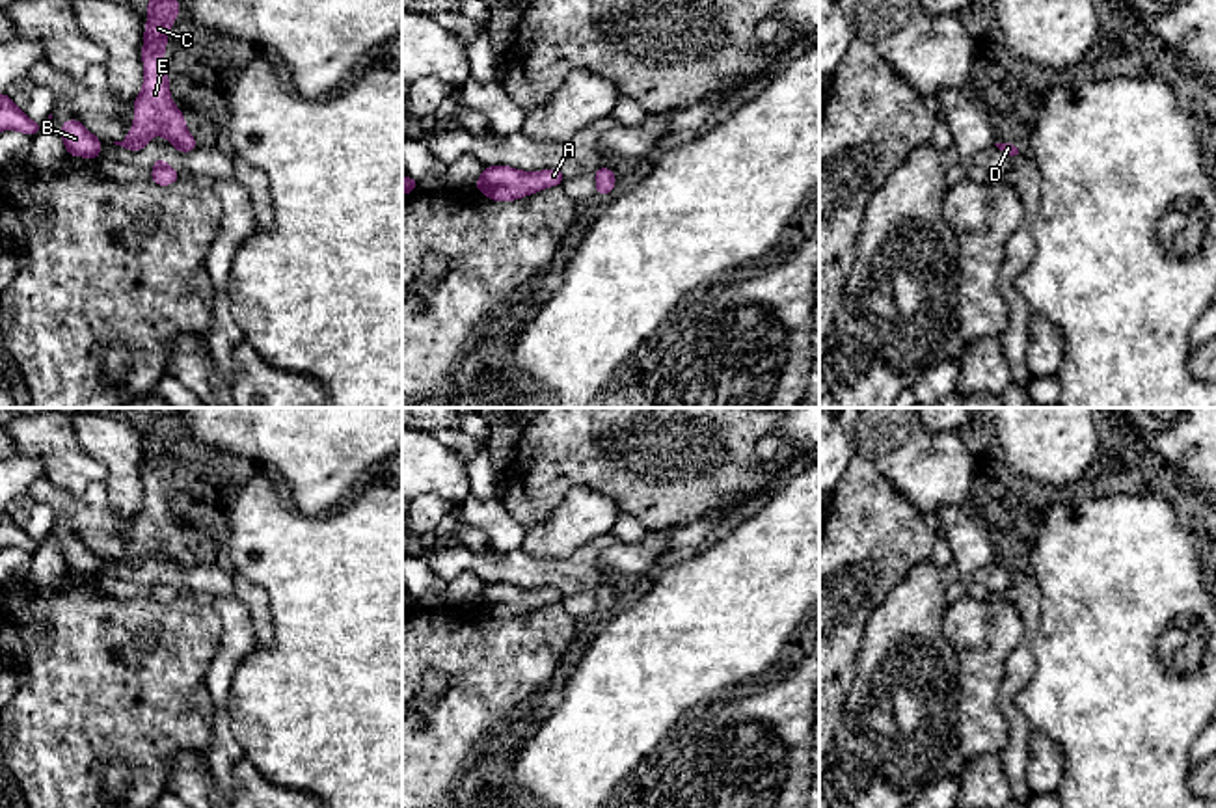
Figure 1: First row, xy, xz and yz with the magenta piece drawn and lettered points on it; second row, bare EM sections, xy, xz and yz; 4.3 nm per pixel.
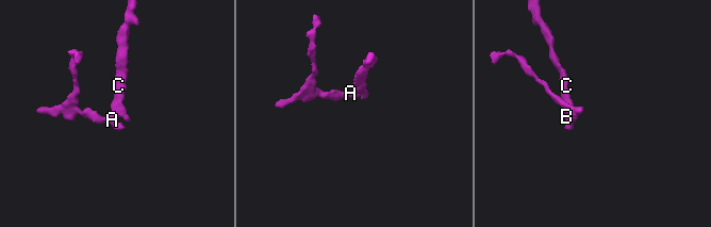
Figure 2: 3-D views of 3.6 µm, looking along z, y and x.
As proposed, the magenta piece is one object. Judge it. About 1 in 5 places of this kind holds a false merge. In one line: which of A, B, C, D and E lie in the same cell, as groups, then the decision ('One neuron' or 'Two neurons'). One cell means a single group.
Groups: A B C D E. One neuron

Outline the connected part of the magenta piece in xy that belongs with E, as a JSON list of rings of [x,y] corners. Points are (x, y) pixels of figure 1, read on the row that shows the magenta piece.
[[[151,0],[145,9],[143,88],[134,97],[134,123],[128,136],[114,143],[128,151],[142,151],[155,134],[162,134],[177,151],[192,153],[197,143],[184,125],[182,112],[171,101],[168,69],[162,61],[168,50],[168,30],[179,17],[179,0]]]

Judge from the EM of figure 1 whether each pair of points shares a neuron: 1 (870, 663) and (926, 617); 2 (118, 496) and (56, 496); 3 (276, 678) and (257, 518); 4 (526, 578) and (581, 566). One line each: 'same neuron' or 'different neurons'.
1: same neuron
2: different neurons
3: same neuron
4: same neuron

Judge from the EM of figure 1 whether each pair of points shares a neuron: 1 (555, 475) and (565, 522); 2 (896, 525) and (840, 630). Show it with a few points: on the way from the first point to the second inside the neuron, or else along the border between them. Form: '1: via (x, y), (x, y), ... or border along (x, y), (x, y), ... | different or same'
1: border along (604, 496), (572, 490), (542, 520), (526, 529) | different
2: via (870, 552), (840, 581), (840, 604) | same

